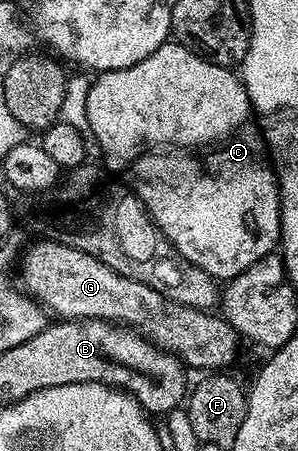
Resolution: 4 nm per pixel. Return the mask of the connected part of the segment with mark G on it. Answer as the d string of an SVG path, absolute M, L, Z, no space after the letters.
M51 240L36 241L40 242L23 251L18 278L28 297L36 299L45 311L56 313L57 319L97 318L127 326L160 349L175 354L185 367L204 370L200 372L223 371L235 360L241 335L219 313L178 304L145 282L114 272L102 260L78 248Z

